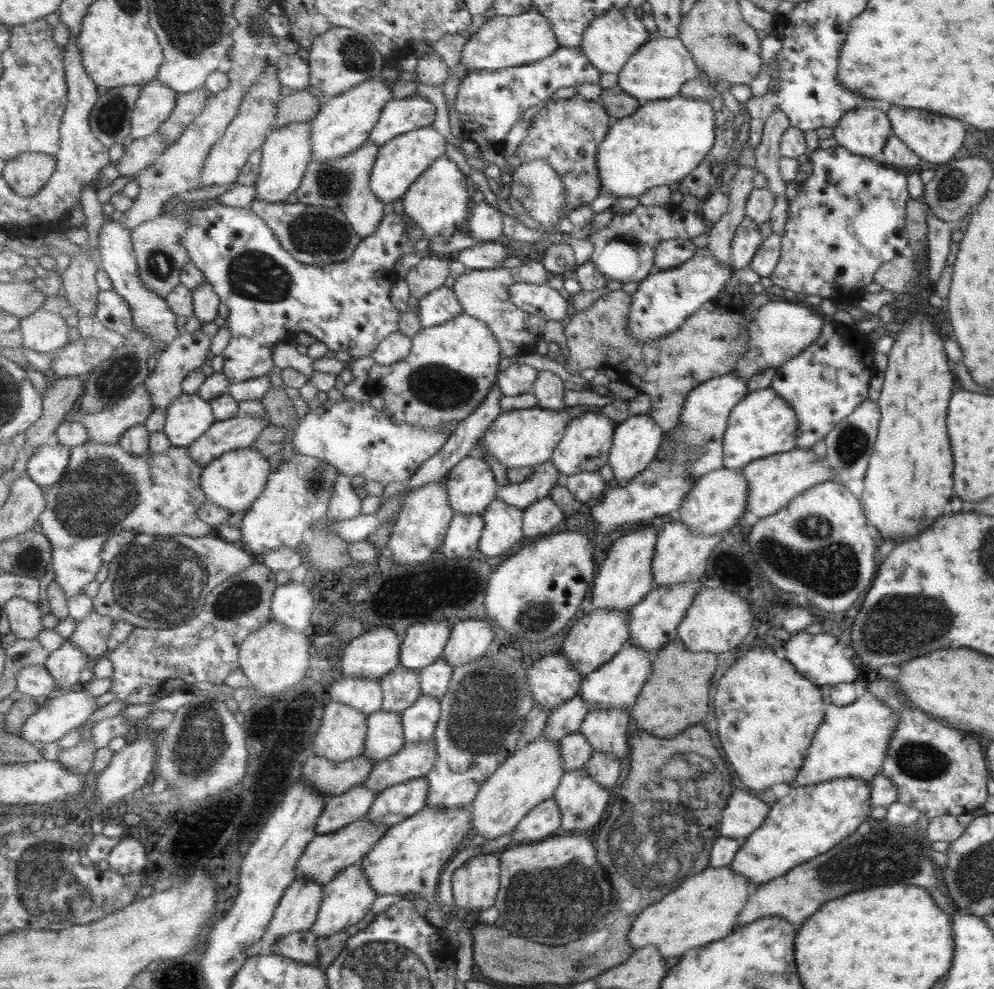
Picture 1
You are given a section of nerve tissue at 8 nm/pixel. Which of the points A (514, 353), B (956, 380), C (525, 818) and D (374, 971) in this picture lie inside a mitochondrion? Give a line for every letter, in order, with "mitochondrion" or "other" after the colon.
A: other
B: other
C: other
D: mitochondrion

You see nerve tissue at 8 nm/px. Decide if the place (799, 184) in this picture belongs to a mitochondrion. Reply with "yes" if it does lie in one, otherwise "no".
no

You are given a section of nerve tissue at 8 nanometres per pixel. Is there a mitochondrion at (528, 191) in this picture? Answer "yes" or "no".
yes

